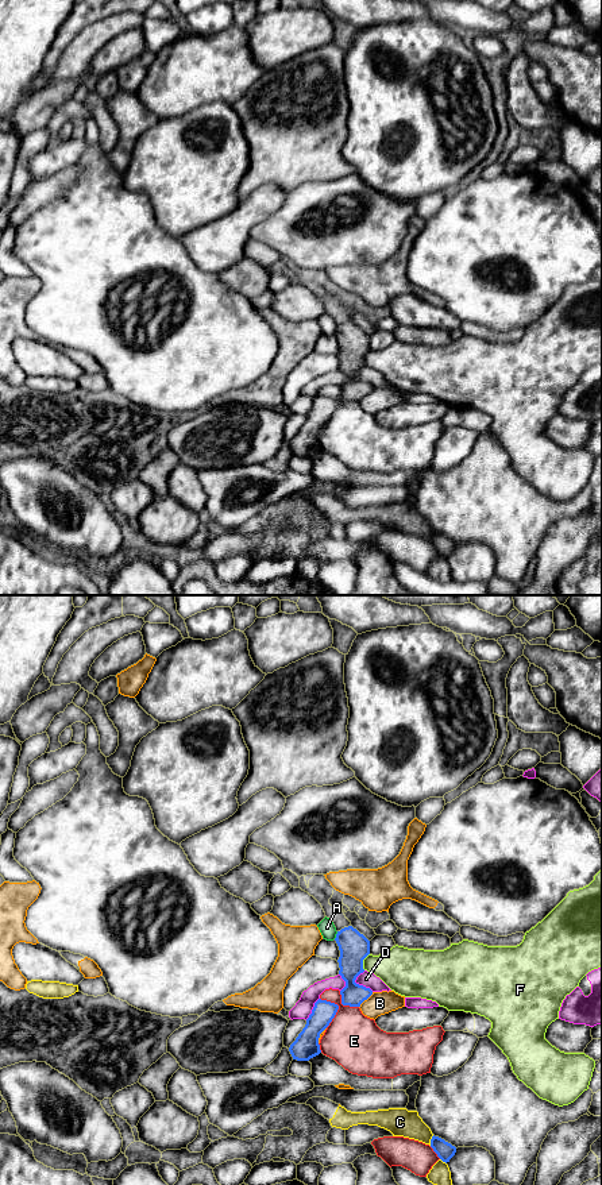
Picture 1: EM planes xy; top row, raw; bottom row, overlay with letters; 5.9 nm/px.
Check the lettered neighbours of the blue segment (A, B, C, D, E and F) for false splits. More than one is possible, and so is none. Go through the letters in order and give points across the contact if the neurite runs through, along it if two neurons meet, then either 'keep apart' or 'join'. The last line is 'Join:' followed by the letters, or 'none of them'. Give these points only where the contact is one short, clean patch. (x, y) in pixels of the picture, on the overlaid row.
A: along xy (338, 931), (334, 938) | keep apart
B: keep apart
C: keep apart
D: keep apart
E: keep apart
F: keep apart
Join: none of them

